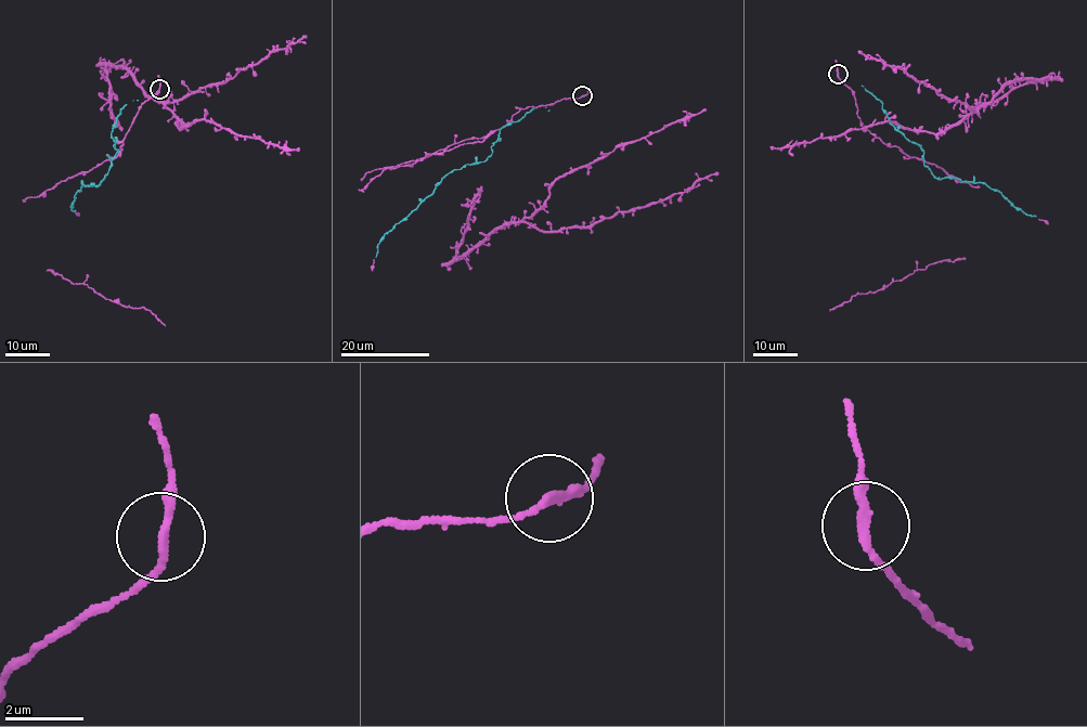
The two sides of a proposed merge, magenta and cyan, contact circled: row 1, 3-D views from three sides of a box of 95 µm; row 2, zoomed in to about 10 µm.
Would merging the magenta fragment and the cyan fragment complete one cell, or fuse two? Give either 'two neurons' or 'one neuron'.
one neuron

